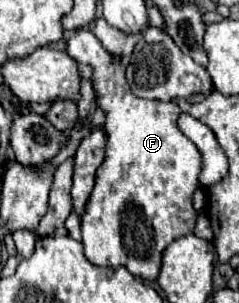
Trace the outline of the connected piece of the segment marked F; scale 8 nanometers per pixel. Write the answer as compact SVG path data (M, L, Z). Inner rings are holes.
M79 28L71 34L67 42L67 54L79 64L89 64L93 68L93 82L97 104L107 112L107 122L103 130L107 132L107 150L105 160L95 172L95 188L85 204L81 216L81 234L83 234L83 254L93 266L103 266L117 270L125 266L133 276L155 280L161 268L163 250L177 238L193 232L197 222L197 212L191 204L193 192L199 188L197 176L201 170L201 154L197 146L177 128L177 118L181 110L175 102L161 100L143 100L129 92L125 80L125 66L121 62L113 64L109 52L95 38L91 28Z

